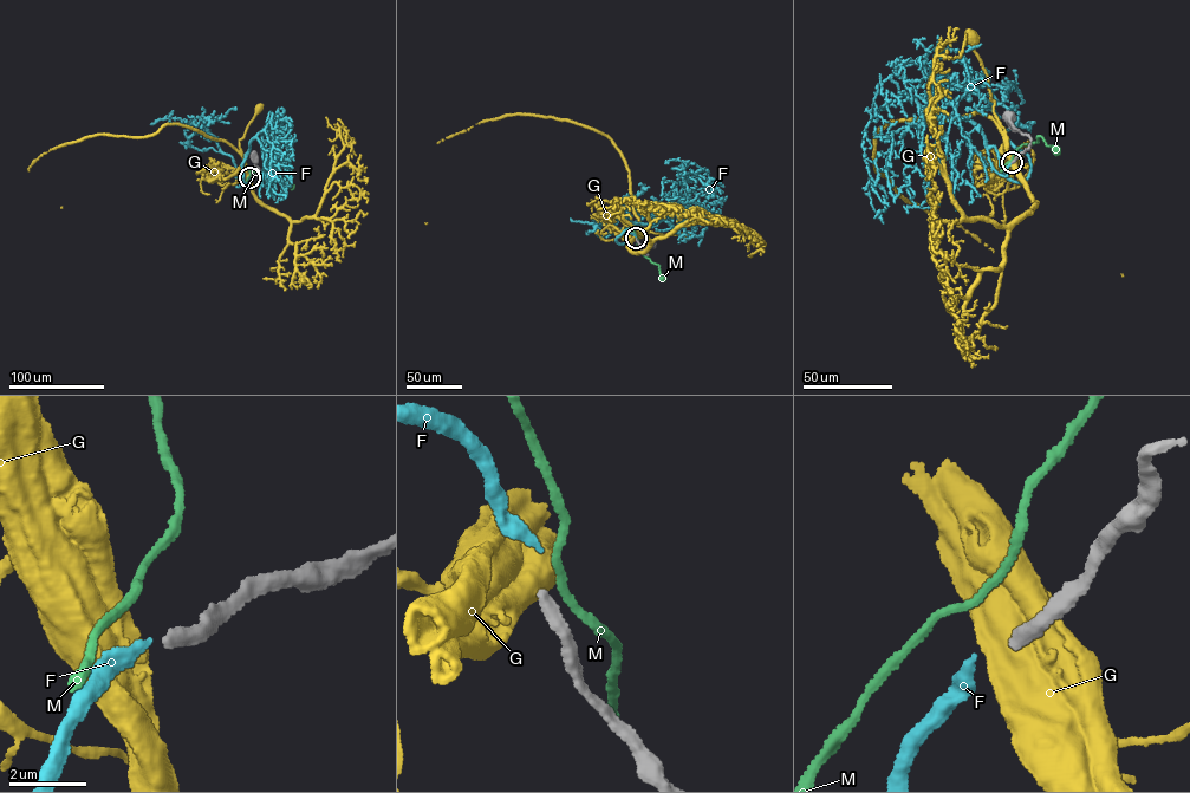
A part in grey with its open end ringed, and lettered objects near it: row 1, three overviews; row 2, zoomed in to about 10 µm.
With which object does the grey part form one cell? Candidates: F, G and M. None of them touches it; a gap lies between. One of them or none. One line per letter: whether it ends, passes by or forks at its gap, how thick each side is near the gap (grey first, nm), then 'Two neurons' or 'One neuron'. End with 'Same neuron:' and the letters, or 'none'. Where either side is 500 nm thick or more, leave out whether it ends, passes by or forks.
F: It ends there. Thickness 340 nm (grey) against 260 nm. One neuron
G: It ends there. Thickness 340 nm (grey) against 480 nm. Two neurons
M: It passes by. Thickness 340 nm (grey) against 200 nm. Two neurons
Same neuron: F

